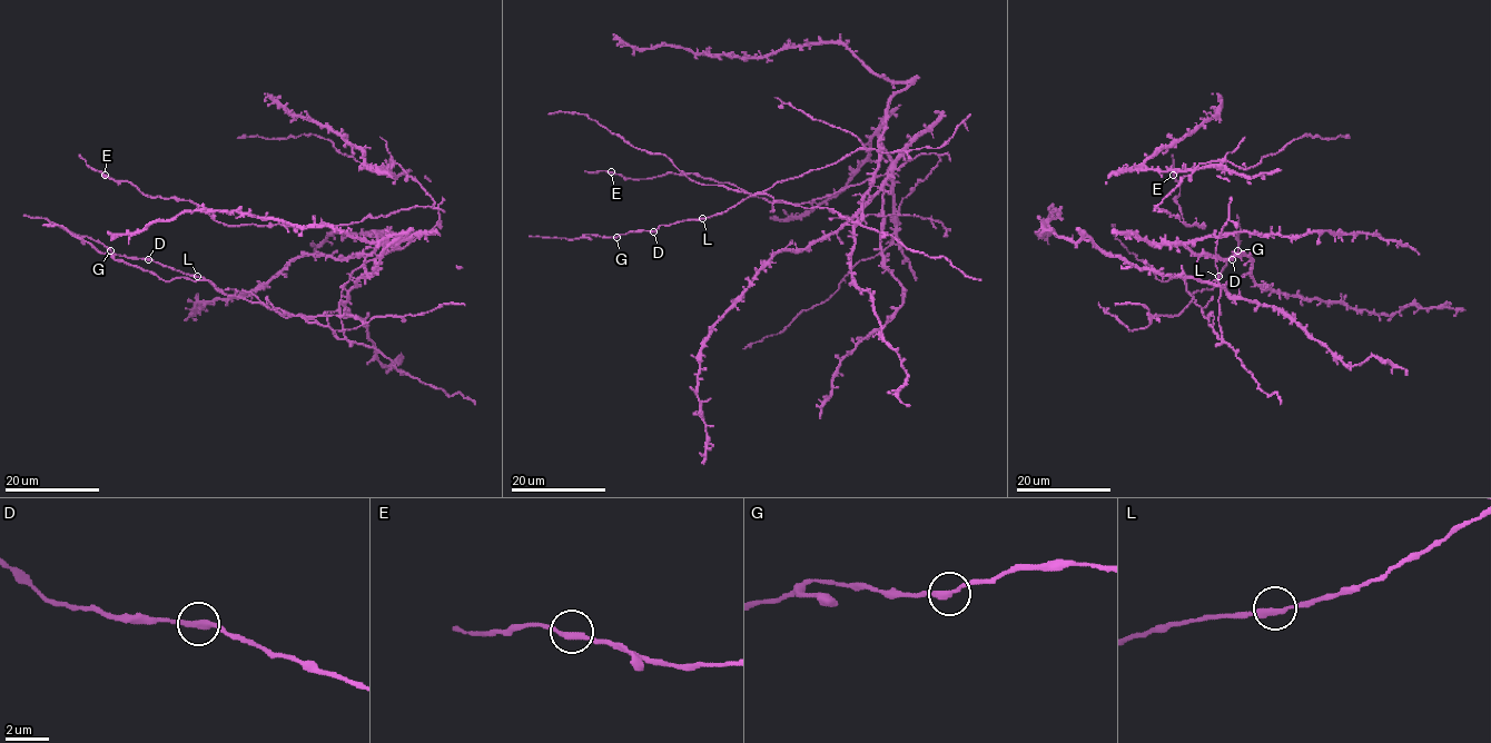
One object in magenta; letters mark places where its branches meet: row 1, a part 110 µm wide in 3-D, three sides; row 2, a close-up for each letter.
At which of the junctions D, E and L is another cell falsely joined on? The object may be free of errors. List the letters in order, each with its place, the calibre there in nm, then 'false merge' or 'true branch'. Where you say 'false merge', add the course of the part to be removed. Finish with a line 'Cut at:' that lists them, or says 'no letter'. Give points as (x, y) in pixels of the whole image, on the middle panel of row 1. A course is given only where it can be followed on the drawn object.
D: at (653, 231); 320 nm thick; true branch
E: at (611, 171); 320 nm thick; true branch
L: at (702, 218); 320 nm thick; true branch
Cut at: no letter

